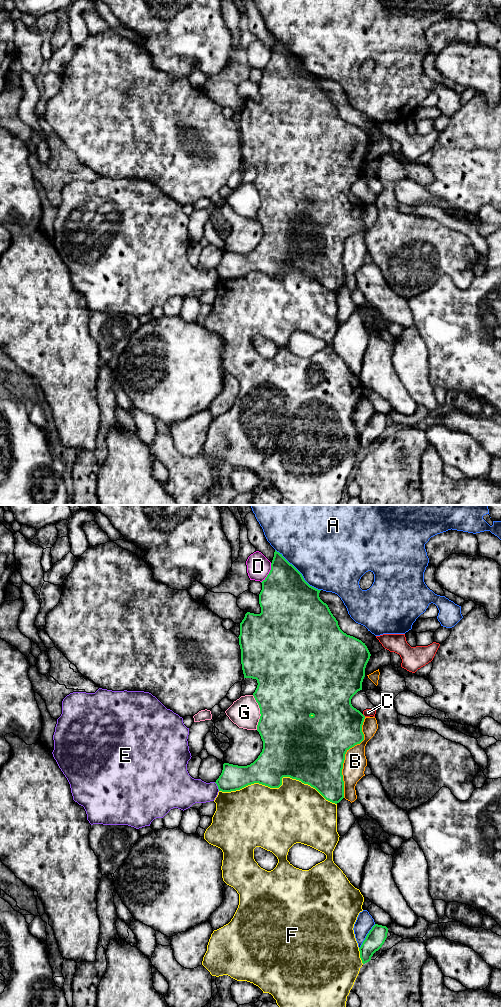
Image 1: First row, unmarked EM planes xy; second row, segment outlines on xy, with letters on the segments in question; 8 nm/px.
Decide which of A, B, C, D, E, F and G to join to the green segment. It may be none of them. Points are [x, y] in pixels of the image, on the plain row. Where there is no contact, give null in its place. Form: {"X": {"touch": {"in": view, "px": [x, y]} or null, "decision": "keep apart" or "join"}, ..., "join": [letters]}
{"A": {"touch": {"in": "xy", "px": [299, 60]}, "decision": "keep apart"}, "B": {"touch": {"in": "xy", "px": [344, 243]}, "decision": "keep apart"}, "C": {"touch": {"in": "xy", "px": [363, 203]}, "decision": "keep apart"}, "D": {"touch": {"in": "xy", "px": [269, 61]}, "decision": "keep apart"}, "E": {"touch": {"in": "xy", "px": [217, 273]}, "decision": "keep apart"}, "F": {"touch": {"in": "xy", "px": [280, 273]}, "decision": "keep apart"}, "G": {"touch": {"in": "xy", "px": [260, 200]}, "decision": "keep apart"}, "join": []}

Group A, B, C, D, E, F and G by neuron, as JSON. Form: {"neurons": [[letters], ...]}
{"neurons": [["A"], ["B"], ["C"], ["D"], ["E"], ["F"], ["G"]]}

